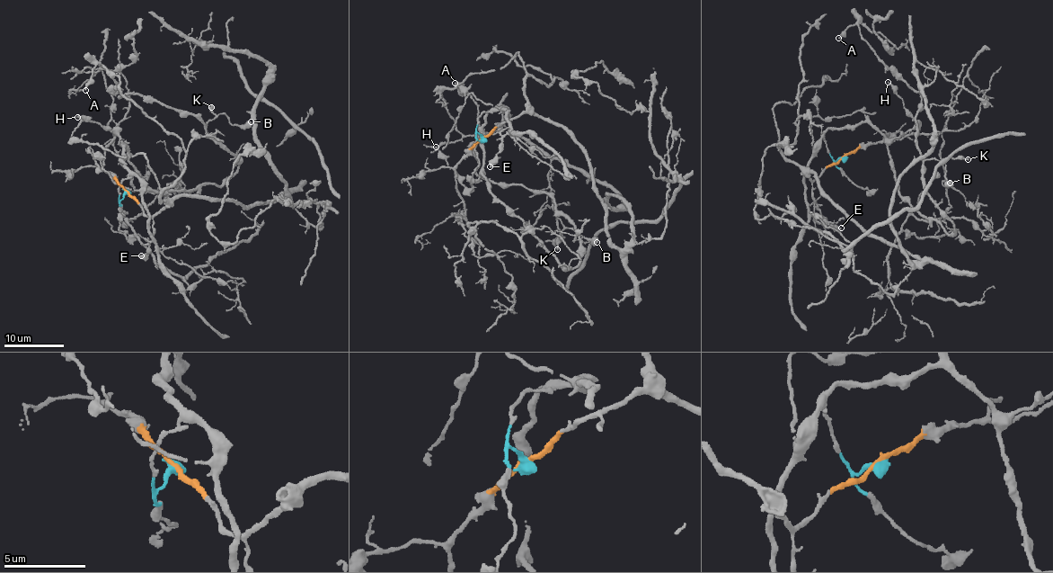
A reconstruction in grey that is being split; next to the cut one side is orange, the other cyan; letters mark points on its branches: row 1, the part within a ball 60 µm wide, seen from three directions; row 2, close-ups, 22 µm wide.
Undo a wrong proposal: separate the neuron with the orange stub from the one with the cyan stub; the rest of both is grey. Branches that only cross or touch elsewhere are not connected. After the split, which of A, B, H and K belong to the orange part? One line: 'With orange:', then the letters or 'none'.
With orange: none

